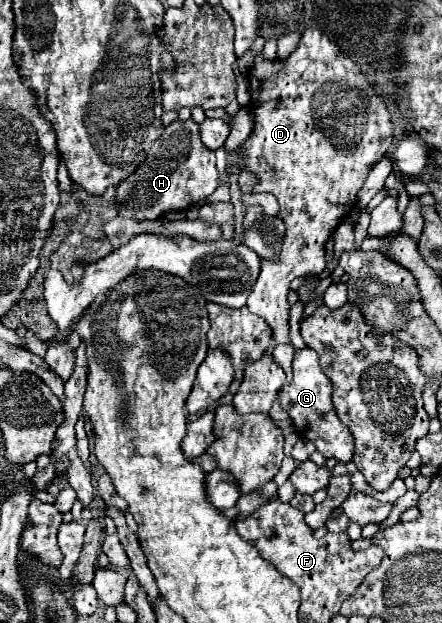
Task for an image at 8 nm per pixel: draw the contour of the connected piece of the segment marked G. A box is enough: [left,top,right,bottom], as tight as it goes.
[278,349,354,461]

